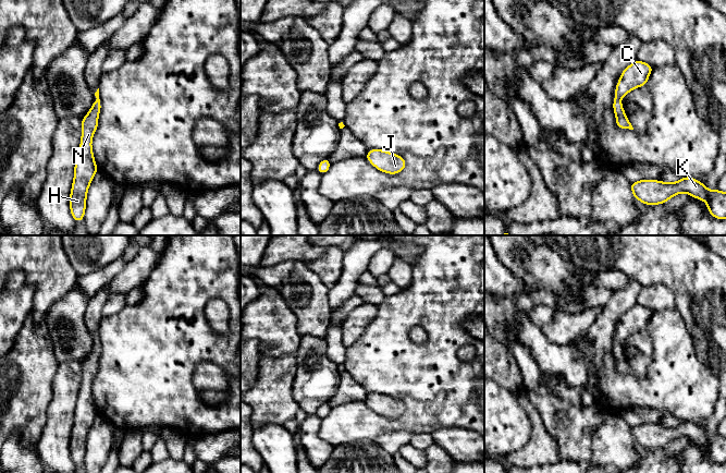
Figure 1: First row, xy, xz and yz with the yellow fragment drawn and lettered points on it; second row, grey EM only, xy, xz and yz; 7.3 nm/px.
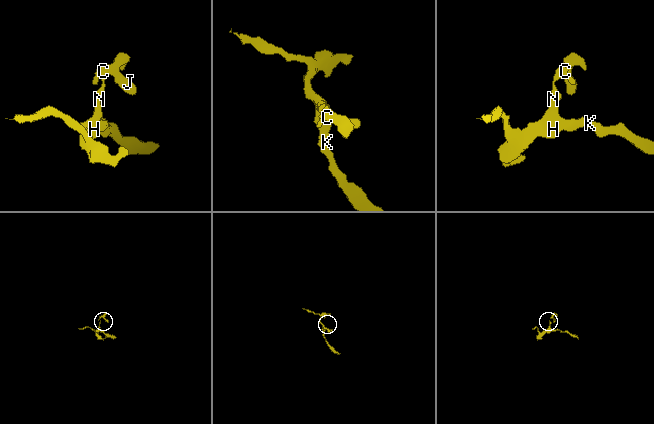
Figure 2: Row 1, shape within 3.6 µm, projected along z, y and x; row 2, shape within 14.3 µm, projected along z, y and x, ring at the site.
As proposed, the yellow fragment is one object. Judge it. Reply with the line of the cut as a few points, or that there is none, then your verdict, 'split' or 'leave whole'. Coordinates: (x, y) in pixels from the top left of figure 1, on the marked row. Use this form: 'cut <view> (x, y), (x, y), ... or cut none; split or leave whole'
cut none; leave whole

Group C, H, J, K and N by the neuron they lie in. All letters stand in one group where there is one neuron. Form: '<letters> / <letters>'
C H J K N

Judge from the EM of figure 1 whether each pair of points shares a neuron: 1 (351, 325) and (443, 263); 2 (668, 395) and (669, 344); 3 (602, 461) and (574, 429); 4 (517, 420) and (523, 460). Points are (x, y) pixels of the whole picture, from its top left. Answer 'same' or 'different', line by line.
1: different
2: same
3: different
4: different

